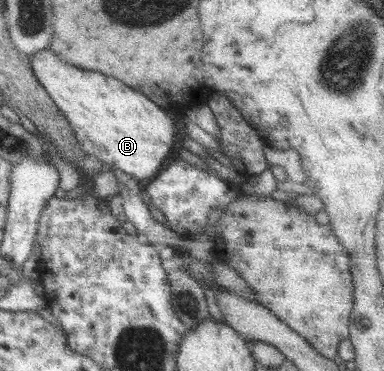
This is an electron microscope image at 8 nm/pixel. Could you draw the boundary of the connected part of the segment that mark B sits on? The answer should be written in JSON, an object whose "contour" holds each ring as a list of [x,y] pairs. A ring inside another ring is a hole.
{"contour":[[[52,50],[34,53],[31,67],[51,100],[60,109],[79,146],[88,156],[96,156],[114,169],[133,176],[134,182],[152,180],[166,166],[178,142],[178,126],[144,94],[128,88],[112,76],[70,66]]]}

